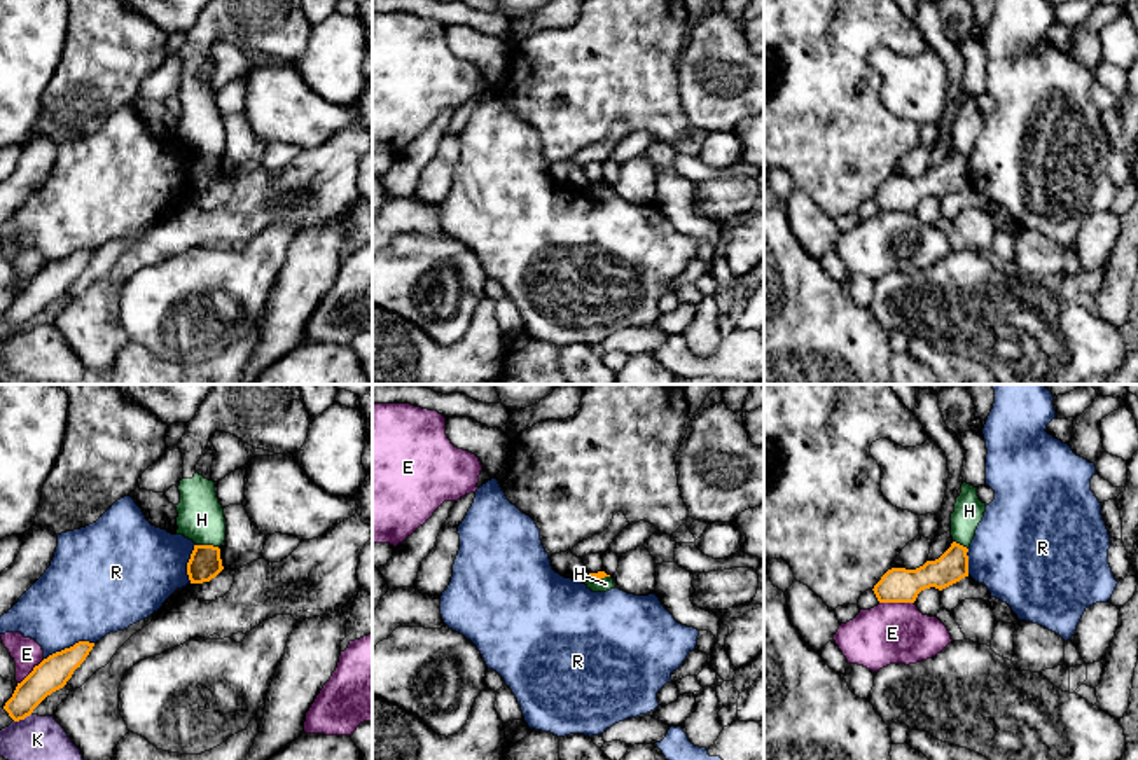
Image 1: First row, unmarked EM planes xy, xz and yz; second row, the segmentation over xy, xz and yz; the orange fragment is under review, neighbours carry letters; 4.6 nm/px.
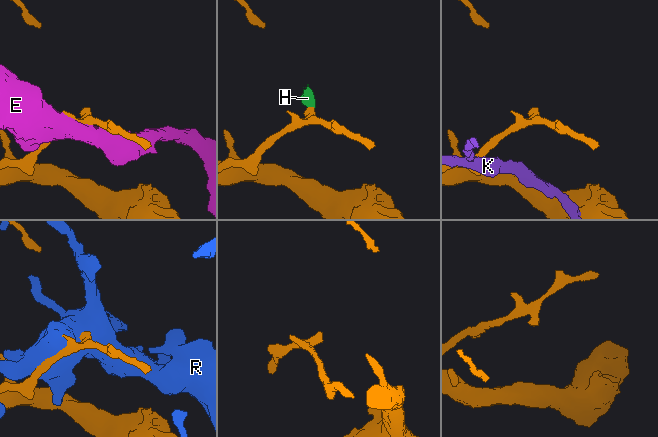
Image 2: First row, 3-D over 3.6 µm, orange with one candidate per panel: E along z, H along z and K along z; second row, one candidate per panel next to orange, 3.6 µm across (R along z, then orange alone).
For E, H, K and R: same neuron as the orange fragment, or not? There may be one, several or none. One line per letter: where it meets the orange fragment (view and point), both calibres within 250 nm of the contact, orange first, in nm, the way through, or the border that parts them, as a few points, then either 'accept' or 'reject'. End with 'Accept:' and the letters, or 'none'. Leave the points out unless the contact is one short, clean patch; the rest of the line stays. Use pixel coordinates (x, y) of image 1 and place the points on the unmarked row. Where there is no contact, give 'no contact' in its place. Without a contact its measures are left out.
E: meets orange in yz at (897, 210); 160 nm thick on the orange side, 280 nm on the other; reject
H: meets orange in xy at (208, 154); 150 nm thick on the orange side, 220 nm on the other; border along xy (196, 152), (212, 152), (219, 158); reject
K: meets orange in xy at (23, 327); 150 nm thick on the orange side, 260 nm on the other; reject
R: meets orange in xy at (70, 255); 150 nm thick on the orange side, 420 nm on the other; reject
Accept: none

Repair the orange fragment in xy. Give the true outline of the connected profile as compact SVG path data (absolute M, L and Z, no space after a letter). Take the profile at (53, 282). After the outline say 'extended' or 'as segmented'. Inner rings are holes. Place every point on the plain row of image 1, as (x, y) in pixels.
M79 250L70 257L44 267L33 280L17 292L3 318L14 330L24 328L52 301L63 297L73 280L80 276L94 252Z; as segmented

